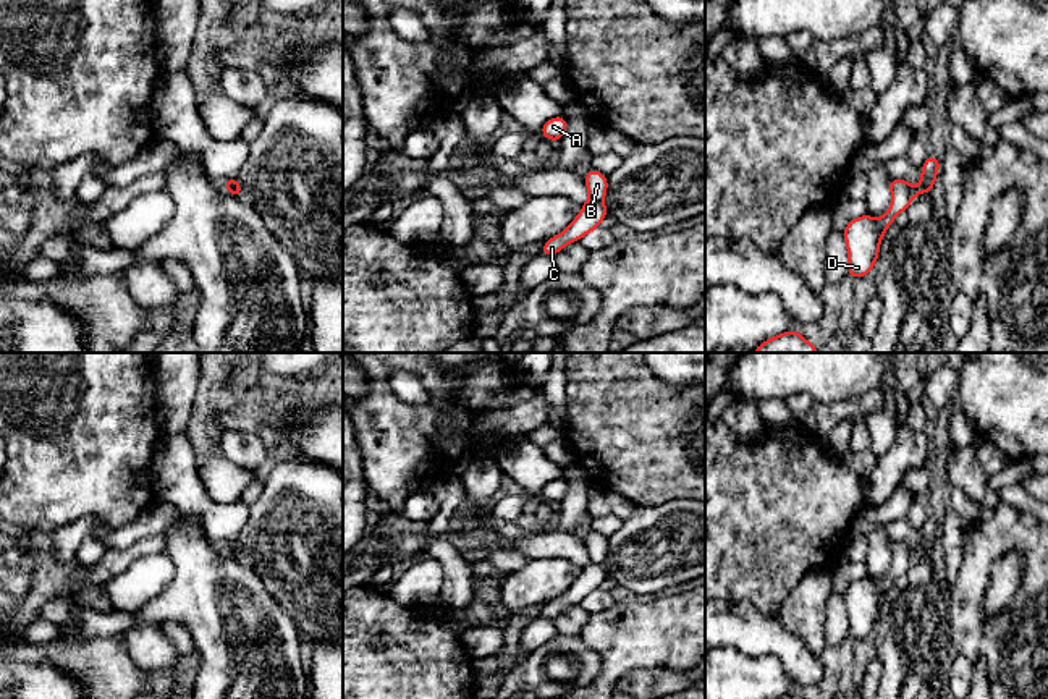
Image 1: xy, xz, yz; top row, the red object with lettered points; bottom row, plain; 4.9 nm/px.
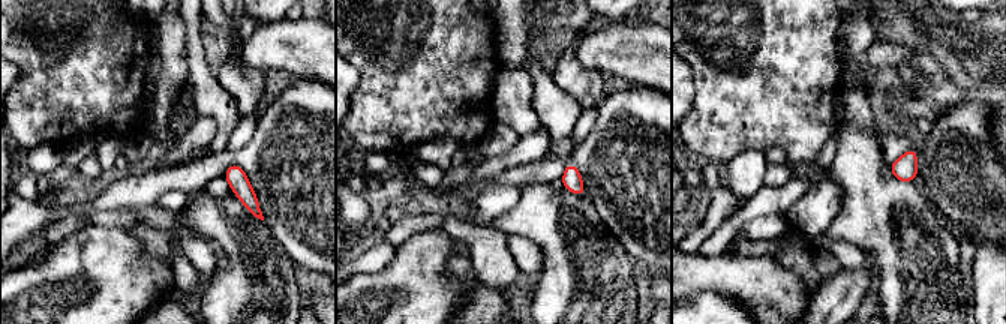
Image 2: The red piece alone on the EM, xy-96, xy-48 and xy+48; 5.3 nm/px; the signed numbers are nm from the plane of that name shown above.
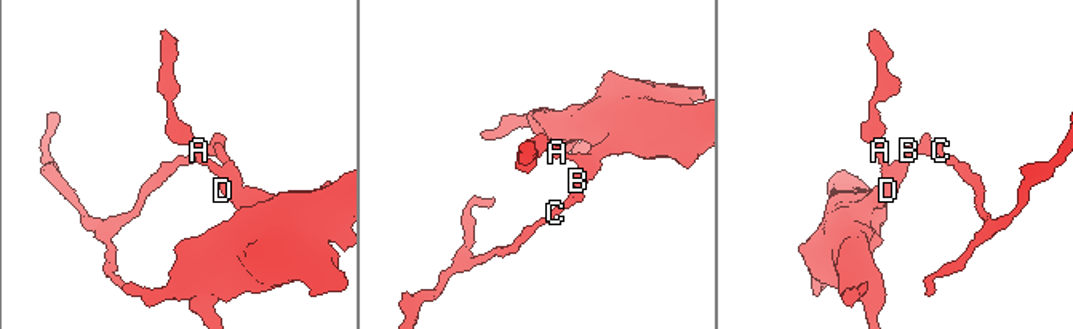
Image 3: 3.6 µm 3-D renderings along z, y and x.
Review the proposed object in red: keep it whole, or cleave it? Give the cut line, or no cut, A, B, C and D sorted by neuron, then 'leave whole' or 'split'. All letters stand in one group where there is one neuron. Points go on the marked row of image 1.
cut xz (591, 198), (600, 203); groups A B D / C; split

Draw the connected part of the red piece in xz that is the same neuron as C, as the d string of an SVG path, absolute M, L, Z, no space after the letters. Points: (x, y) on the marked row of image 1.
M589 199L585 204L582 204L579 215L564 231L545 241L540 254L551 257L556 256L568 243L579 241L594 228L600 228L600 223L606 215L608 210L603 202Z

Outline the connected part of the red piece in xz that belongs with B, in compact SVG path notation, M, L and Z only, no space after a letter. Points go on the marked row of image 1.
M590 168L585 173L584 181L587 184L590 199L595 202L602 202L606 194L606 188L608 188L606 175Z

